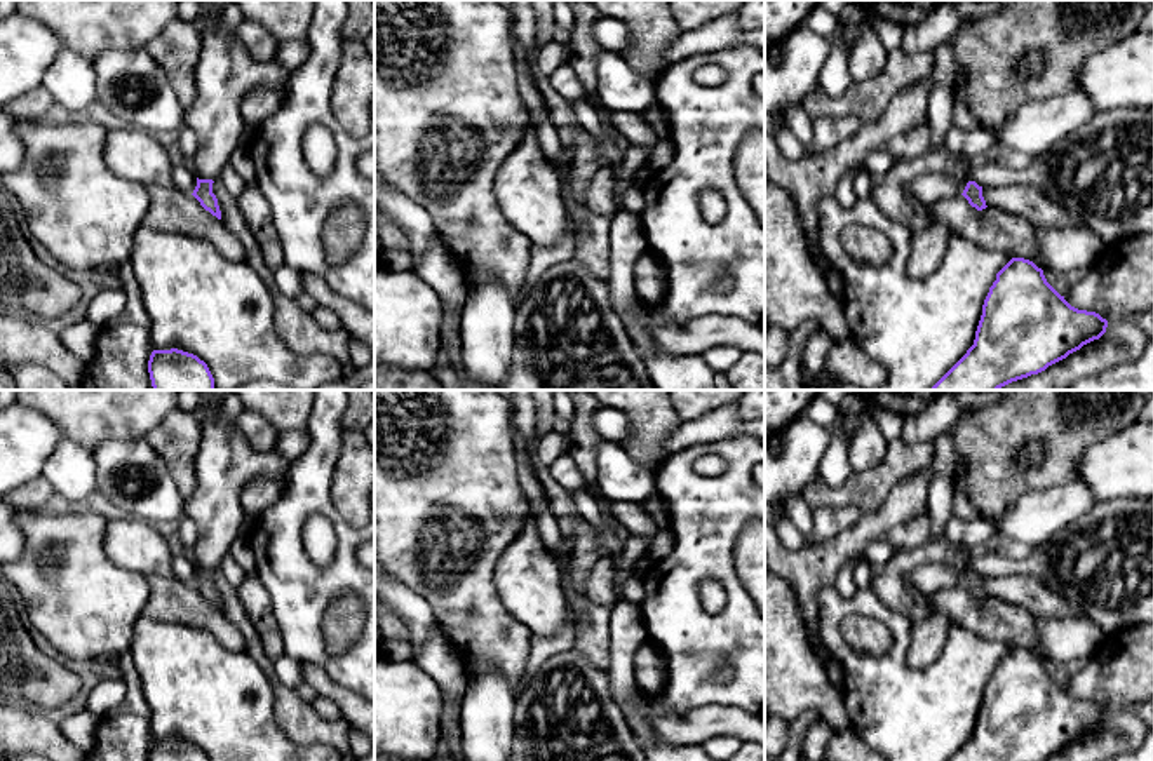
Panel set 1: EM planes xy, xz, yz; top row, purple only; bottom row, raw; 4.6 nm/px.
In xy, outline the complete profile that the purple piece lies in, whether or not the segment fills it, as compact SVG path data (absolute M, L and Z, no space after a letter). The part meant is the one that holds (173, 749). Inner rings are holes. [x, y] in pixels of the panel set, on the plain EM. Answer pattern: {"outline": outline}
{"outline": "M171 738L153 740L148 751L148 761L209 761L209 758L197 745Z"}

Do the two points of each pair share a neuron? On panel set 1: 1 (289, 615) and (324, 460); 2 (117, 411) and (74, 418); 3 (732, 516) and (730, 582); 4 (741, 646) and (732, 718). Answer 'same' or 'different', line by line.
1: same
2: same
3: same
4: different

